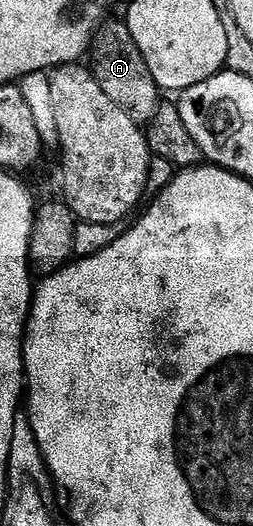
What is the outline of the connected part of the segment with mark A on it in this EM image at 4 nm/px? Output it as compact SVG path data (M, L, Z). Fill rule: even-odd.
M125 20L109 21L98 26L88 54L96 83L100 83L104 95L108 95L108 99L112 99L112 103L116 103L116 107L120 107L120 111L127 113L133 121L150 123L160 104L156 79L152 79L152 71L148 71L148 63L144 63L144 55L140 55L140 47L136 47L136 39L132 39Z

